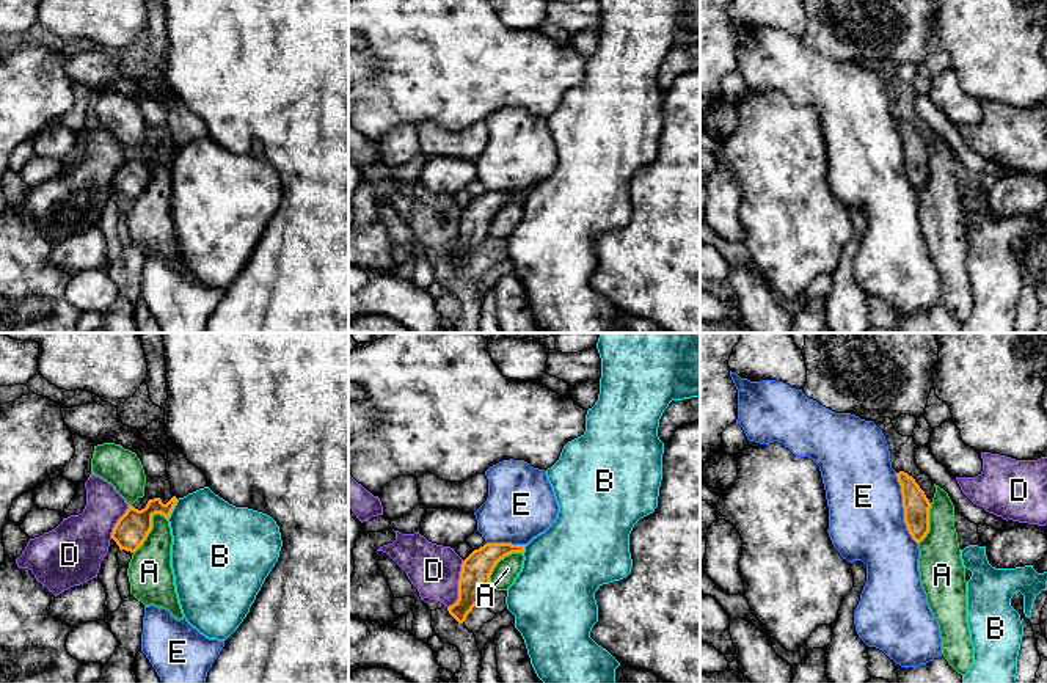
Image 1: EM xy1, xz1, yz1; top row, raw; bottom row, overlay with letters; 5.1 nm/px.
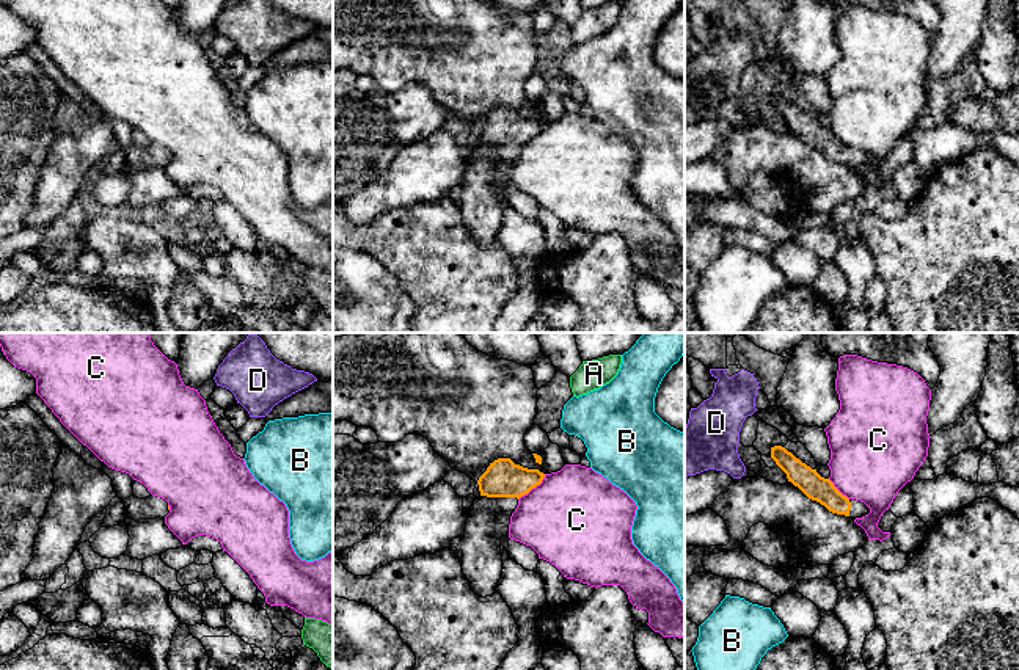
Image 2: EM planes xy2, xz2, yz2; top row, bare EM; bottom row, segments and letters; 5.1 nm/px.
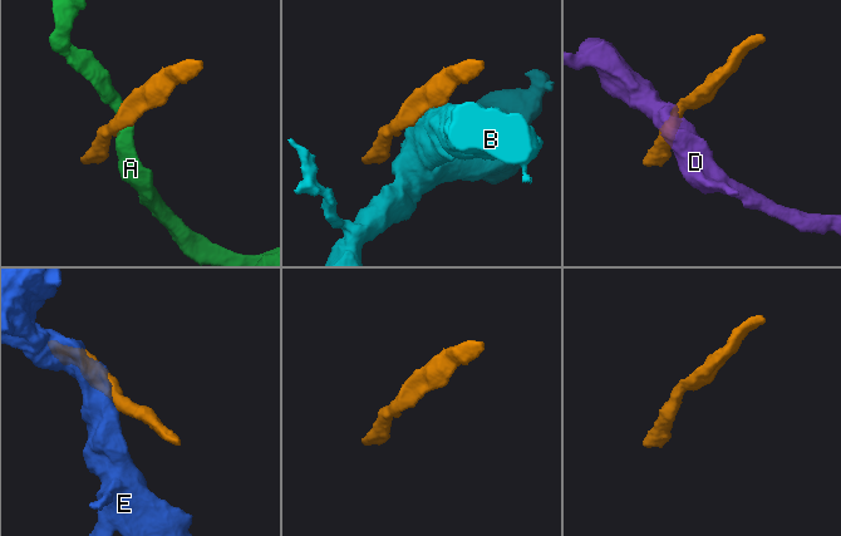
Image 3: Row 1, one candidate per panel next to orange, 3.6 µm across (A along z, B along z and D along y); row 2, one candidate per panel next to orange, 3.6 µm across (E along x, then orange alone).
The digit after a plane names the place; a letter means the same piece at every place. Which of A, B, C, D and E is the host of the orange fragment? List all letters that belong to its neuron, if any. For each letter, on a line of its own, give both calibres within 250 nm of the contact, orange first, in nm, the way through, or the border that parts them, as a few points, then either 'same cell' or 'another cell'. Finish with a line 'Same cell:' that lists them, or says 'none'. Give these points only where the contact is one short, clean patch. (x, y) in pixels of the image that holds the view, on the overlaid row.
A: 170 nm thick on the orange side, 220 nm on the other; border along xy1 (162, 514), (153, 517), (151, 531), (134, 553); another cell
B: 170 nm thick on the orange side, 400 nm on the other; another cell
C: 190 nm thick on the orange side, 480 nm on the other; border along xz2 (545, 474), (539, 484), (518, 499); another cell
D: 160 nm thick on the orange side, 260 nm on the other; border along xz1 (463, 561), (459, 597), (448, 608); another cell
E: 130 nm thick on the orange side, 380 nm on the other; another cell
Same cell: none

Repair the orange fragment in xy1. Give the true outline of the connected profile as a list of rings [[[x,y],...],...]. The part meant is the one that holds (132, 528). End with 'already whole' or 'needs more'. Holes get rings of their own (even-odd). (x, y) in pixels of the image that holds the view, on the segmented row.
[[[173,496],[166,504],[163,504],[160,498],[149,499],[141,510],[129,506],[126,513],[115,524],[111,539],[119,550],[135,553],[152,529],[152,517],[160,513],[168,520],[176,502],[177,498]]] | already whole

